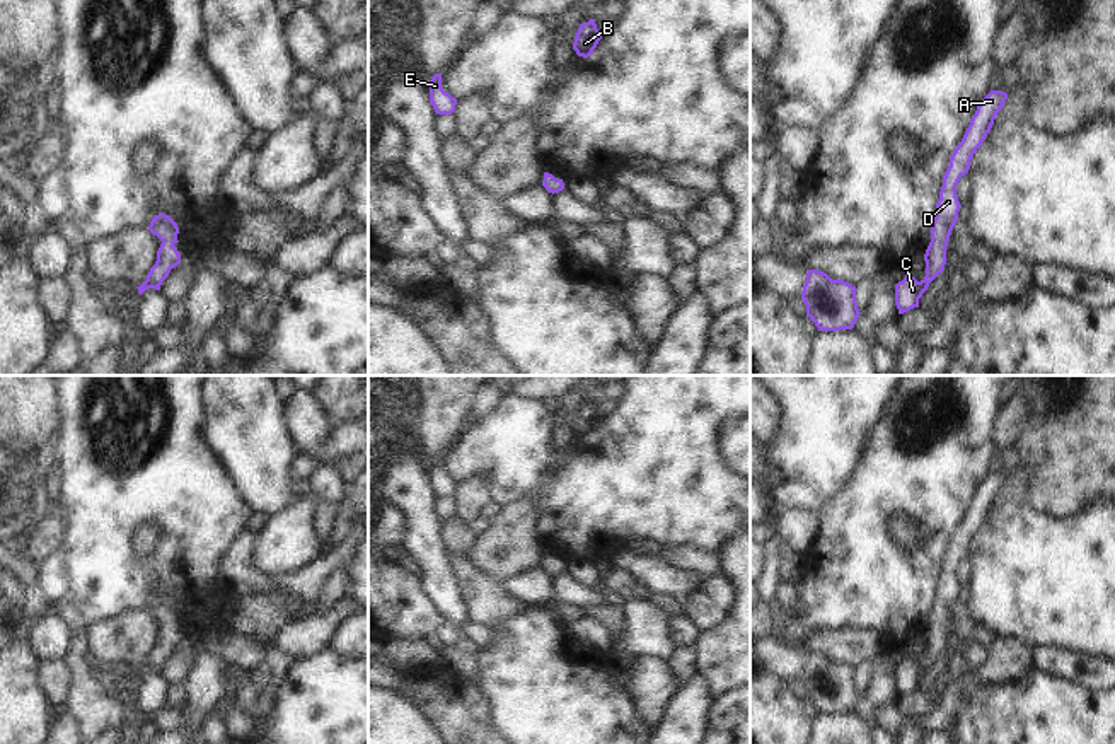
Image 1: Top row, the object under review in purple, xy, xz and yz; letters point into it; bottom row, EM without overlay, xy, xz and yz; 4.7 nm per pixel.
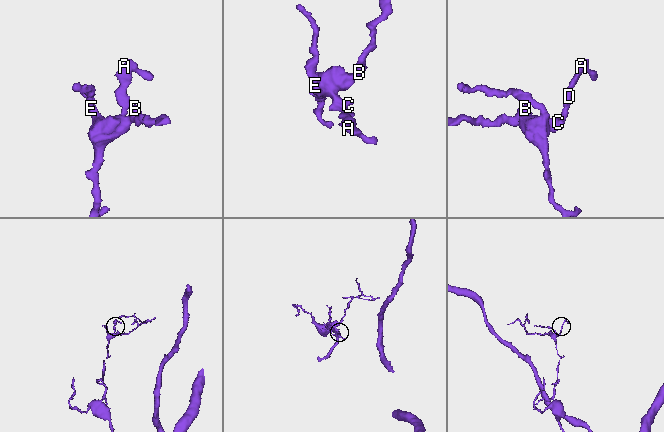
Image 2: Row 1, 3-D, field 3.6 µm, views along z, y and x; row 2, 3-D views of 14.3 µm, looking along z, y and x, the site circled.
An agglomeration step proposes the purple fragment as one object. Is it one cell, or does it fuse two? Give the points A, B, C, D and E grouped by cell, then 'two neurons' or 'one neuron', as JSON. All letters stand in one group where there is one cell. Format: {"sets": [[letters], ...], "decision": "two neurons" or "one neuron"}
{"sets": [["A", "B", "C", "D", "E"]], "decision": "one neuron"}

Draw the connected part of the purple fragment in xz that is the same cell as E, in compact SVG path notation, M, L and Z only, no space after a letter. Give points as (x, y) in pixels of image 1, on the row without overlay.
M435 456L430 462L430 485L436 497L452 497L455 493L457 481L443 473L442 456Z

